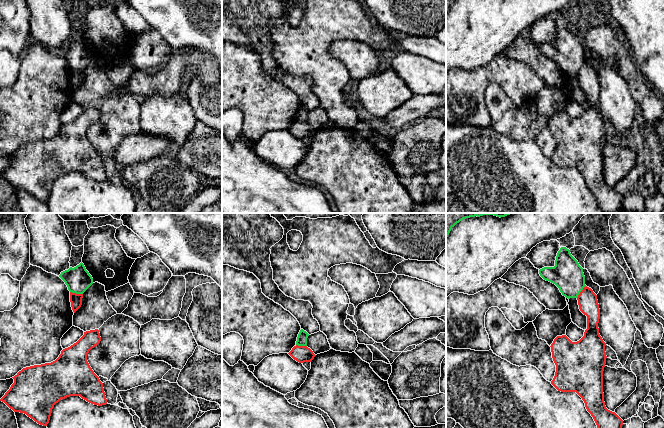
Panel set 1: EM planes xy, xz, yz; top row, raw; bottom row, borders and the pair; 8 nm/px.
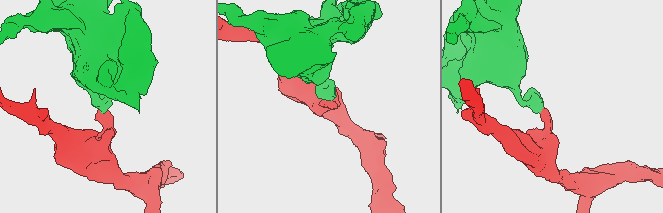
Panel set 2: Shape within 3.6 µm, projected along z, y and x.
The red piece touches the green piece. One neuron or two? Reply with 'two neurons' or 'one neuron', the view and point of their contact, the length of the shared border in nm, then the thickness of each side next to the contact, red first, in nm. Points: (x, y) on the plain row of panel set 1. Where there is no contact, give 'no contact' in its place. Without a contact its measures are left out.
two neurons | xy (76, 70) | 110 nm | 100/200 nm

